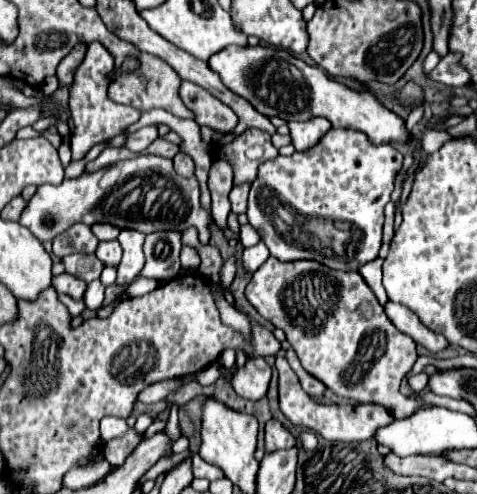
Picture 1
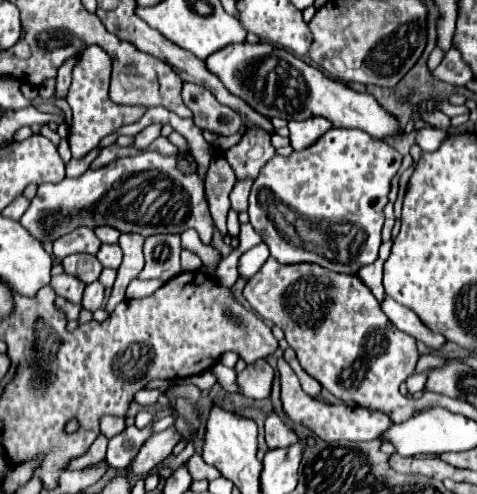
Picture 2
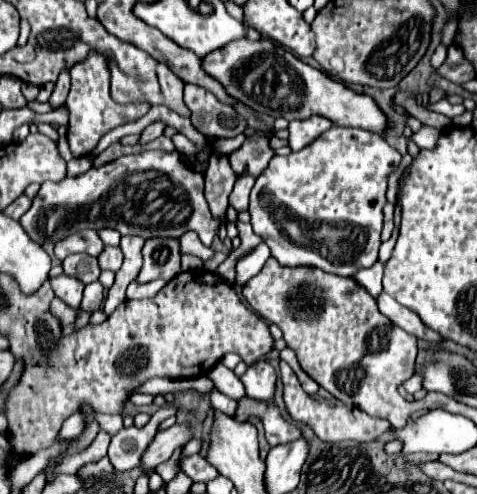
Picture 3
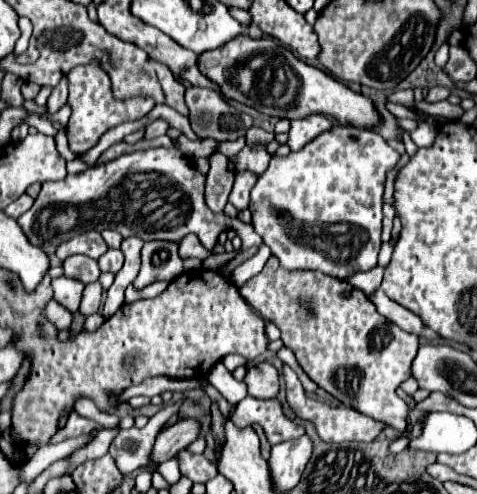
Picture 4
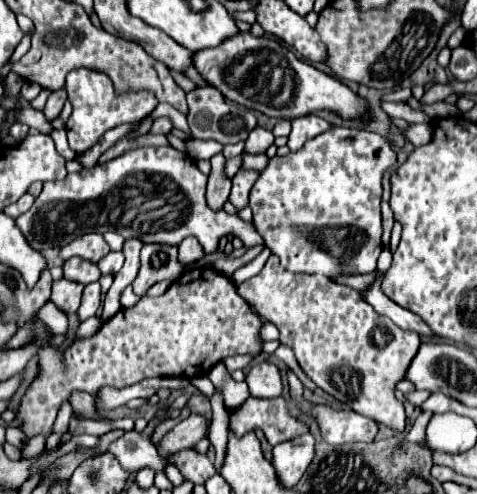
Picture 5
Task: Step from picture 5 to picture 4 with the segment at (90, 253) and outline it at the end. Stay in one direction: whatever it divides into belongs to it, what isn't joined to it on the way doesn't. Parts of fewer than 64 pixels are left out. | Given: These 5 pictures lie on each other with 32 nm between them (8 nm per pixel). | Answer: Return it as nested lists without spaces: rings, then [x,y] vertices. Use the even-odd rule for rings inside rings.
[[[82,232],[80,236],[74,236],[72,240],[60,244],[56,248],[56,256],[60,260],[64,260],[72,254],[86,254],[86,256],[98,260],[104,254],[104,250],[108,250],[108,246],[98,232]]]

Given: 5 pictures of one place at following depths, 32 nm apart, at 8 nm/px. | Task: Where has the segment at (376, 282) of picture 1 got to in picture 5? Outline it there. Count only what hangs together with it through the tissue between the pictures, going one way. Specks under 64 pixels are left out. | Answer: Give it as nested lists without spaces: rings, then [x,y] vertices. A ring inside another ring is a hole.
[[[374,270],[374,272],[370,272],[370,274],[352,274],[352,276],[338,276],[338,278],[334,278],[336,282],[340,282],[340,284],[346,284],[346,286],[352,286],[352,288],[356,288],[356,290],[364,290],[364,288],[368,288],[368,284],[372,284],[372,280],[376,280],[376,276],[378,276],[378,272]]]

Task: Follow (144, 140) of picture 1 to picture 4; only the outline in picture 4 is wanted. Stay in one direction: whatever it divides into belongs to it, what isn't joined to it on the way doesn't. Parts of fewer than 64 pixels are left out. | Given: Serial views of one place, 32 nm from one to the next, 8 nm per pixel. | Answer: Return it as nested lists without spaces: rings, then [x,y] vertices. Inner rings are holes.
[[[156,120],[156,122],[152,122],[152,124],[146,128],[144,138],[146,138],[146,140],[148,140],[148,138],[156,138],[156,136],[160,136],[160,134],[166,134],[166,130],[168,130],[168,124],[166,124],[164,120]]]

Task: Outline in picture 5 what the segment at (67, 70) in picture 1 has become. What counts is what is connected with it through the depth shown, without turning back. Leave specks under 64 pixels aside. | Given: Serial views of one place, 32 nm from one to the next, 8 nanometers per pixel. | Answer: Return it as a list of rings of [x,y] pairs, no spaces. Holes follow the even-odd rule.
[[[66,88],[54,90],[54,92],[48,96],[48,102],[46,102],[46,106],[44,106],[44,116],[52,122],[52,120],[60,114],[64,102],[66,102]]]

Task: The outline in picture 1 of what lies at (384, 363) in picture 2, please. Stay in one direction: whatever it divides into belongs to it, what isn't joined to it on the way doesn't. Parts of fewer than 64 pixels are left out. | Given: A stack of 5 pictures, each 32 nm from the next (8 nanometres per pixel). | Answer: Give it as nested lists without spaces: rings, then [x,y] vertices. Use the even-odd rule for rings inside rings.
[[[270,256],[254,272],[246,296],[268,322],[284,330],[304,370],[322,380],[334,394],[386,406],[394,418],[412,414],[420,404],[398,394],[402,378],[418,358],[416,344],[396,330],[358,272],[336,272],[316,264],[316,260],[280,262]]]

